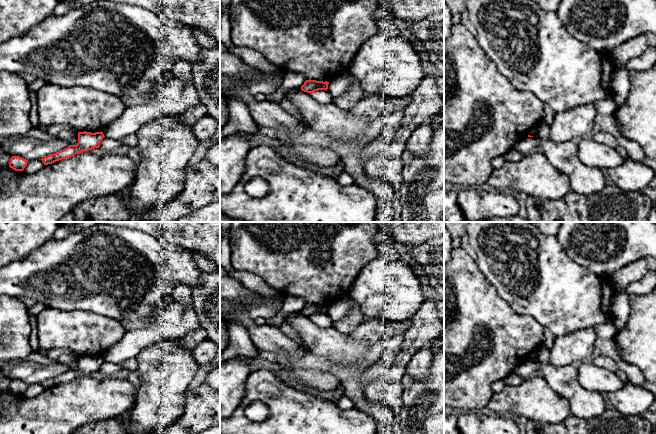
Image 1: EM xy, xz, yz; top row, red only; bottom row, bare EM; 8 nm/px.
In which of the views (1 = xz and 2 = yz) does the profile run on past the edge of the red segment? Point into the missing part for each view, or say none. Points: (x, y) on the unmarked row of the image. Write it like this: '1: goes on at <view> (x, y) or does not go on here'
1: does not go on here
2: does not go on here

